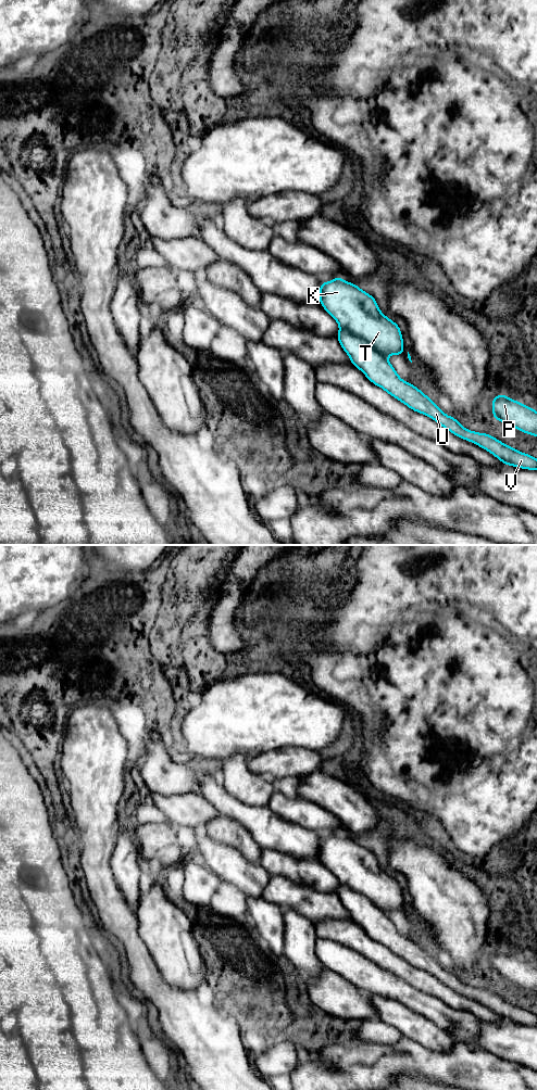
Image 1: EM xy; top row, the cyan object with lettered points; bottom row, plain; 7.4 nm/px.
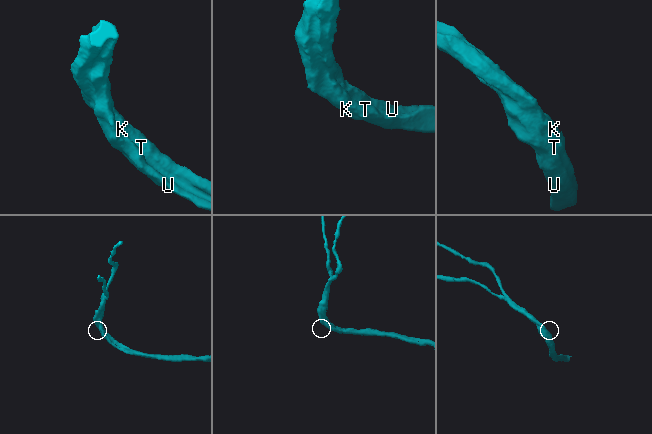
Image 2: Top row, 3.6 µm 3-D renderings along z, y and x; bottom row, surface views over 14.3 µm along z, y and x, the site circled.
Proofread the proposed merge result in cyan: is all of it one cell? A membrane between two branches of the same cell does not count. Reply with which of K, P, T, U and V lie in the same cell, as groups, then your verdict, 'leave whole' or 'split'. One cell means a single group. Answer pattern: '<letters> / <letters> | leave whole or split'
K P T / U V | split

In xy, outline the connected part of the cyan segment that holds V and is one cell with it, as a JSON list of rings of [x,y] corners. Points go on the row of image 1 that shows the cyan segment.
[[[342,328],[339,329],[337,339],[354,367],[360,369],[372,383],[412,410],[432,418],[454,435],[486,449],[504,465],[537,470],[537,458],[500,442],[492,435],[467,430],[454,417],[442,413],[419,388],[402,380],[387,357],[369,342]]]

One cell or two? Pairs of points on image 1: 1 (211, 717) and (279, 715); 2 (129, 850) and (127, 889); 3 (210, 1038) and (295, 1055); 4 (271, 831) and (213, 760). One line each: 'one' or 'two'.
1: one
2: one
3: two
4: two

